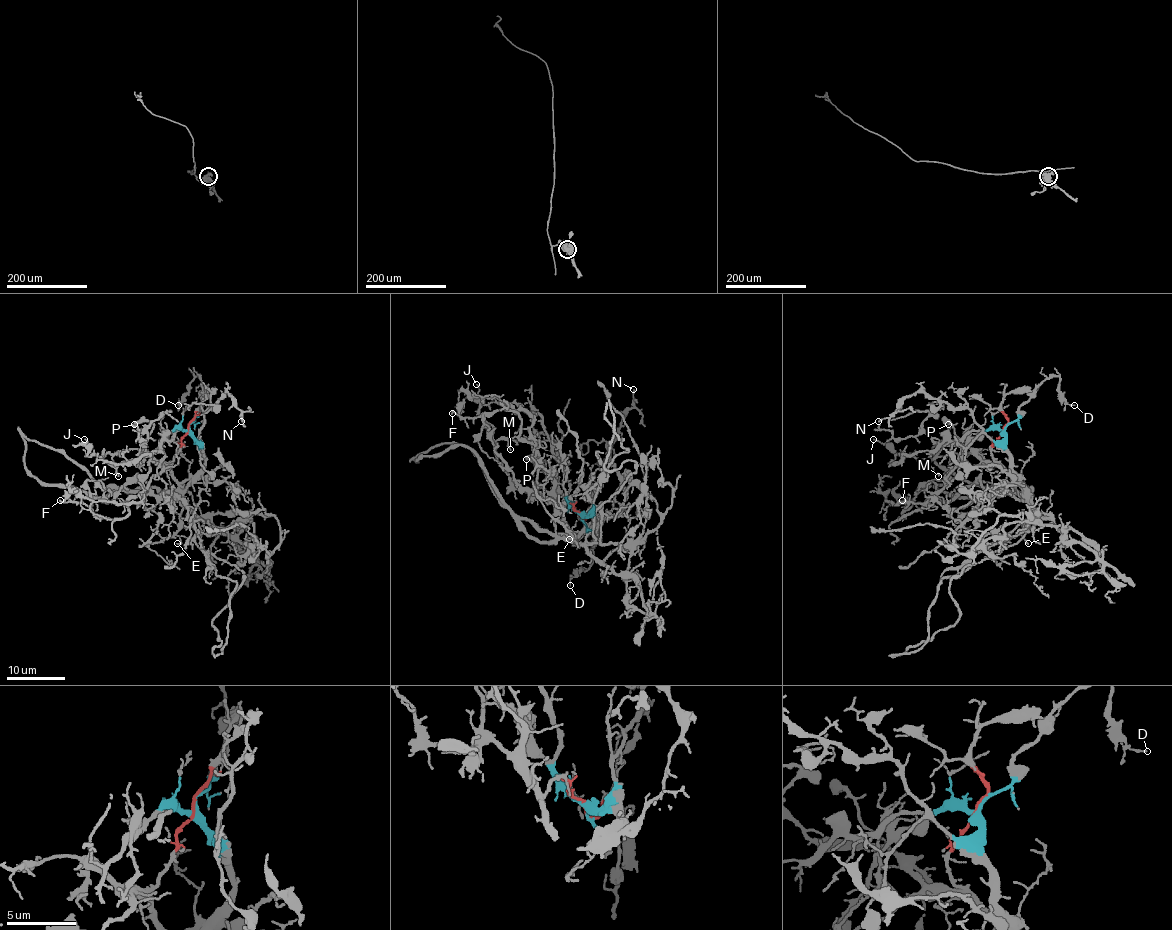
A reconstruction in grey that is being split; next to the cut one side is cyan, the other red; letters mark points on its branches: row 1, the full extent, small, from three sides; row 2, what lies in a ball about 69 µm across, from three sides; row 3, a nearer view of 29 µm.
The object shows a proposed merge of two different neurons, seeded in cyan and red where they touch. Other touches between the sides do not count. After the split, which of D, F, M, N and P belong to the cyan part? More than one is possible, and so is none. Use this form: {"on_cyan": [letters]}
{"on_cyan": ["D", "M", "N"]}

